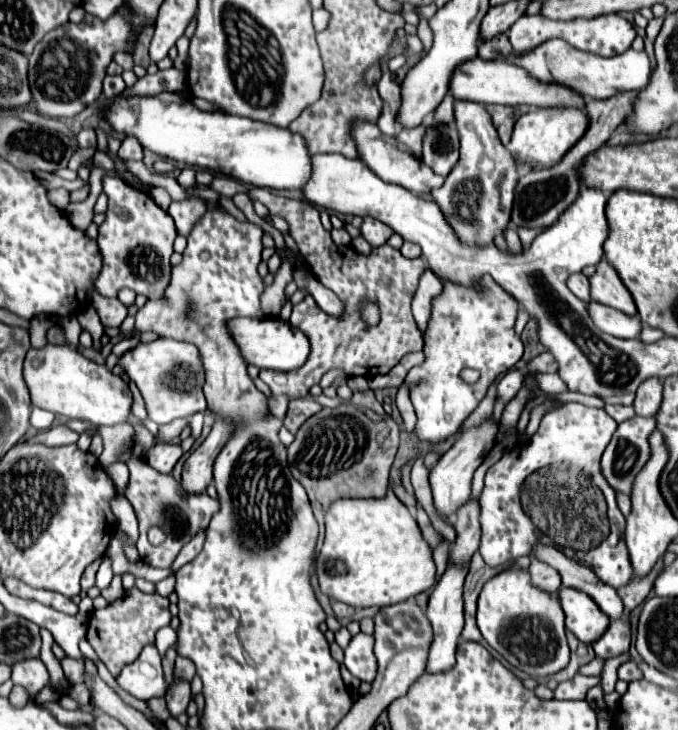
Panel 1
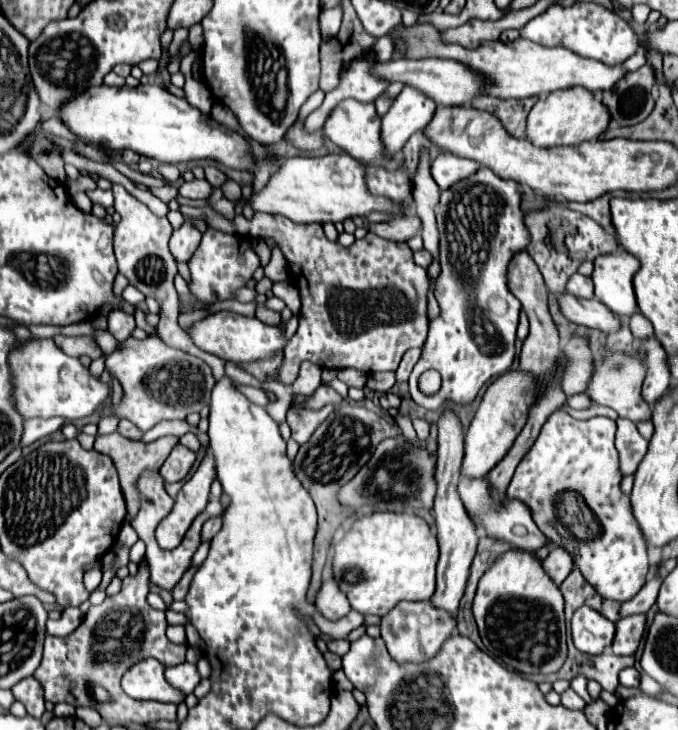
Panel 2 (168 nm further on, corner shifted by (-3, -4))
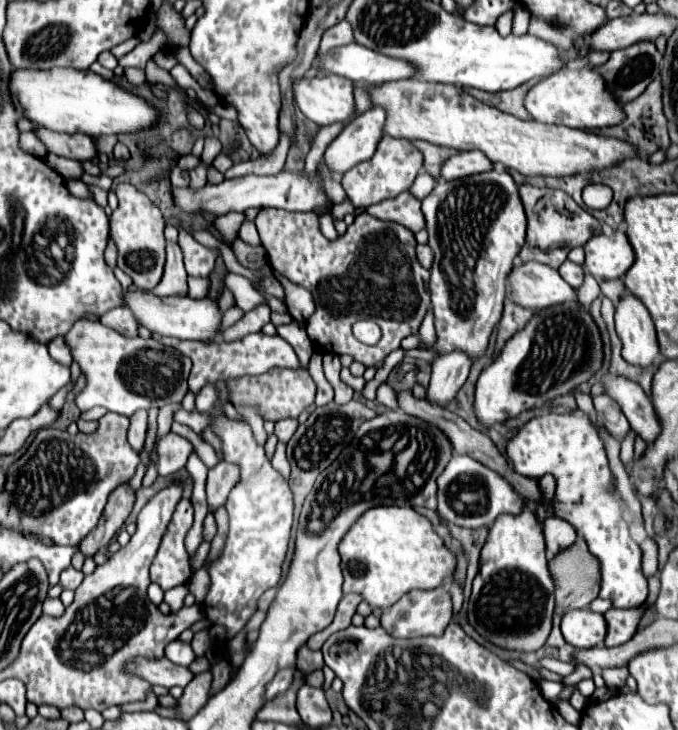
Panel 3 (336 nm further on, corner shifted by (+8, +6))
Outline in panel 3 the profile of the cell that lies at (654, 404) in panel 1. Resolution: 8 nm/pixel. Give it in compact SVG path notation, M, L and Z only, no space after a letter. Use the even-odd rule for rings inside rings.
M627 292L617 304L615 310L615 328L623 344L625 362L641 368L653 366L659 354L659 342L655 336L653 320L647 308Z

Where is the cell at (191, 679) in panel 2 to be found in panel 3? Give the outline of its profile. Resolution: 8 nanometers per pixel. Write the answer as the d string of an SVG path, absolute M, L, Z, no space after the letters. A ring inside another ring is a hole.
M173 640L173 642L165 648L165 658L167 658L167 660L173 660L173 664L177 664L177 666L185 666L185 668L187 668L187 666L195 660L195 654L193 654L193 650L191 650L191 644Z

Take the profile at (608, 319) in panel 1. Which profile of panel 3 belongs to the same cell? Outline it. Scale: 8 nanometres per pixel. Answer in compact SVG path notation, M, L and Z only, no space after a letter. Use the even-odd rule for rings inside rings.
M527 262L513 268L509 282L513 300L525 308L543 310L575 300L575 290L559 276L559 272L539 262Z

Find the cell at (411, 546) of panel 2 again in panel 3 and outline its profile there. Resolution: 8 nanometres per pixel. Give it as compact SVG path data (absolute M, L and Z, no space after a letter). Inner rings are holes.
M375 506L363 512L349 532L339 542L341 570L343 570L343 594L359 594L371 608L389 608L409 590L437 588L443 578L455 572L455 556L445 548L443 540L433 532L431 522L417 514L411 506Z

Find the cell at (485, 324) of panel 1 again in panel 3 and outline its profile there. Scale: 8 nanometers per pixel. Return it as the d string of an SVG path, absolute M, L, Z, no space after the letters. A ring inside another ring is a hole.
M491 168L489 172L457 178L451 182L437 182L433 192L423 198L423 216L429 232L429 246L433 250L433 266L431 266L431 306L435 312L435 332L437 338L433 344L419 342L421 350L431 350L437 356L449 354L453 350L461 350L469 356L471 362L477 362L485 356L489 338L497 328L503 316L503 300L507 290L507 278L513 268L513 258L519 254L525 244L525 212L521 208L521 200L517 196L517 186L511 174L505 168Z

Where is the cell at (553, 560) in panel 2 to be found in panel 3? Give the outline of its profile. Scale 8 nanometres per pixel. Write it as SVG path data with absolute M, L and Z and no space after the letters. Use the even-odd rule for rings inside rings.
M547 516L543 524L545 534L545 546L547 546L547 560L551 562L559 552L573 546L577 540L577 534L573 532L571 524L565 524L565 520L557 520Z

